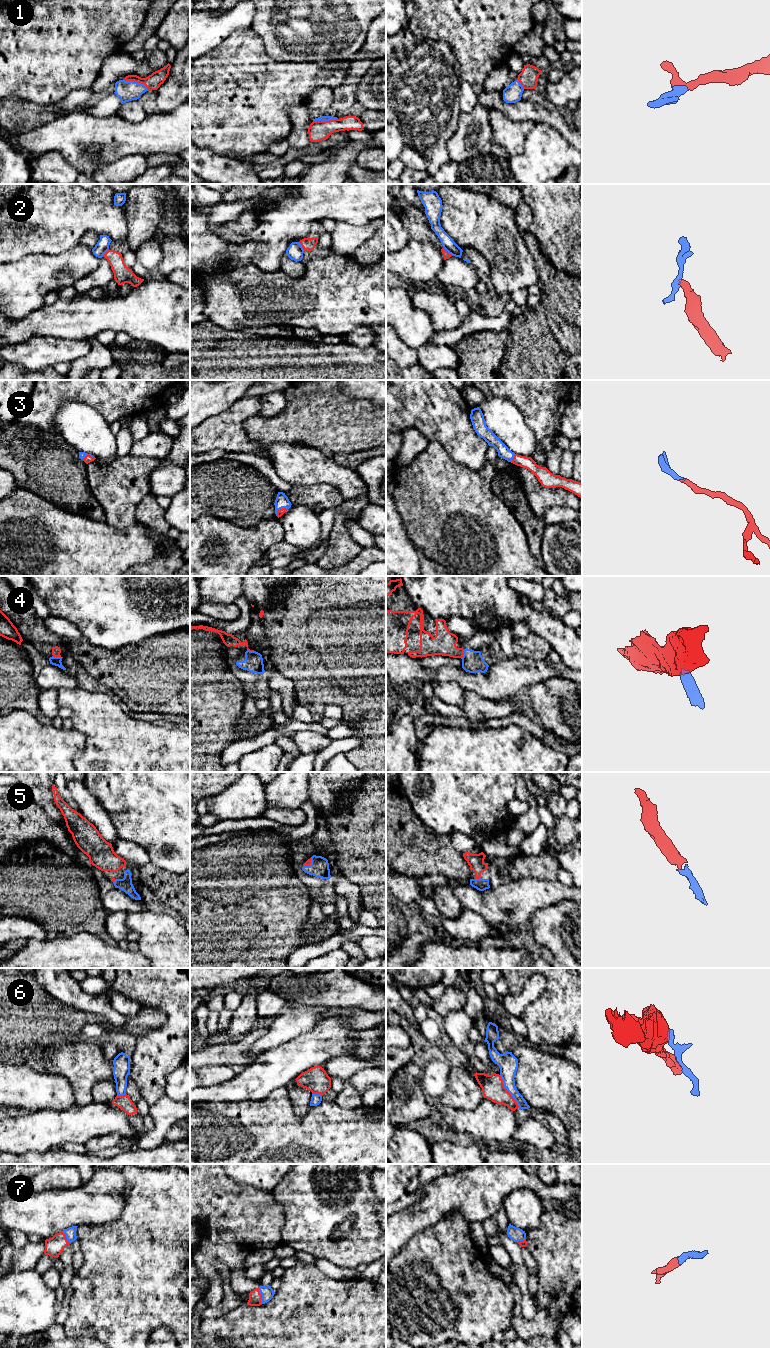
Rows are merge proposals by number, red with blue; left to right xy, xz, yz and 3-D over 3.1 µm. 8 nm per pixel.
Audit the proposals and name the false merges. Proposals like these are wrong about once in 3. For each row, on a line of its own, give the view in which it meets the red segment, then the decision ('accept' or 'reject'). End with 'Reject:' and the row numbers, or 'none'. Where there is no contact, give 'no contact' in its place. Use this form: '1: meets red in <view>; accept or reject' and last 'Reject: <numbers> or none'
1: meets red in xy; accept
2: meets red in yz; reject
3: meets red in xz; accept
4: meets red in yz; reject
5: meets red in yz; accept
6: meets red in yz; reject
7: meets red in xz; accept
Reject: 2, 4, 6

